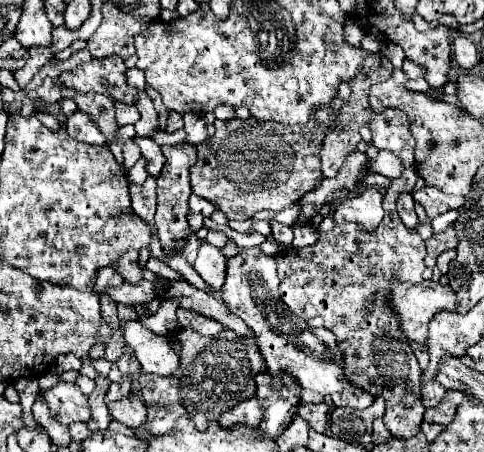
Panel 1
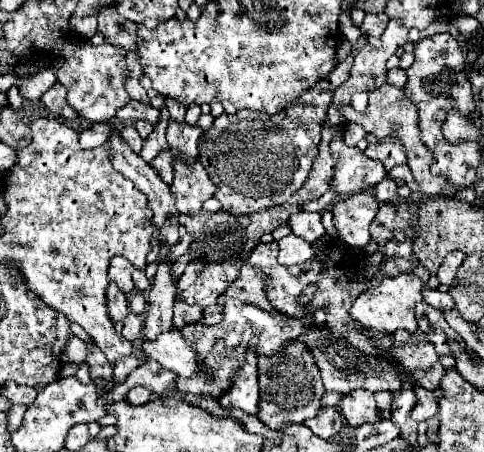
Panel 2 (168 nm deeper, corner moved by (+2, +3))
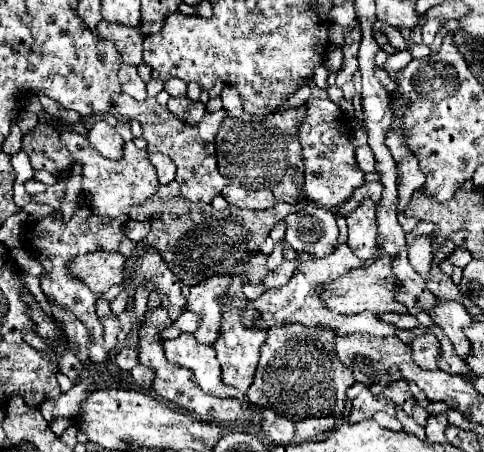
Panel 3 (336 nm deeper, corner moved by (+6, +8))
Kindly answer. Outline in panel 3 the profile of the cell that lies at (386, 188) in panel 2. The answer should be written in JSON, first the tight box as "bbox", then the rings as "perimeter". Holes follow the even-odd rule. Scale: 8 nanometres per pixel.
{"bbox":[340,182,382,214],"perimeter":[[[366,182],[364,186],[360,186],[356,192],[354,192],[354,196],[340,208],[340,214],[348,214],[348,210],[352,210],[354,208],[354,204],[358,202],[358,200],[362,200],[362,198],[370,198],[372,202],[380,202],[380,196],[382,196],[382,184],[380,182]]]}

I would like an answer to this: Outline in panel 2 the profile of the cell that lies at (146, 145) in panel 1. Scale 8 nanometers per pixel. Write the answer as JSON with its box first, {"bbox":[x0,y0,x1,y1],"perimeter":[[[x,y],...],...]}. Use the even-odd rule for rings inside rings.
{"bbox":[150,151,174,185],"perimeter":[[[162,151],[150,165],[158,171],[158,175],[162,177],[164,183],[172,185],[172,181],[174,181],[174,169],[172,169],[172,153],[170,151]]]}

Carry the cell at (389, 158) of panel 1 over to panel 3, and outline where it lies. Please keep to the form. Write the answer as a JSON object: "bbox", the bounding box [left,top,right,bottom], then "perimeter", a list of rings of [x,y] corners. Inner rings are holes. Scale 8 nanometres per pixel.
{"bbox":[298,80,364,208],"perimeter":[[[308,80],[312,96],[308,100],[308,112],[298,128],[298,138],[304,148],[304,194],[310,202],[320,204],[322,208],[334,208],[346,202],[356,188],[364,184],[364,172],[358,168],[354,144],[350,140],[350,130],[340,122],[346,118],[338,104],[334,104],[326,90],[316,88]]]}

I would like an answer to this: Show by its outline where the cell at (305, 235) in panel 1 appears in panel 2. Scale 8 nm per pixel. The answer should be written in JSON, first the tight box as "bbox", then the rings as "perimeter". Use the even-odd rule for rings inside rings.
{"bbox":[288,211,326,243],"perimeter":[[[306,211],[296,213],[296,215],[290,217],[288,225],[290,225],[294,235],[298,235],[298,237],[310,241],[310,243],[314,243],[314,241],[318,241],[320,237],[326,235],[326,229],[322,225],[322,215],[320,213],[306,213]]]}

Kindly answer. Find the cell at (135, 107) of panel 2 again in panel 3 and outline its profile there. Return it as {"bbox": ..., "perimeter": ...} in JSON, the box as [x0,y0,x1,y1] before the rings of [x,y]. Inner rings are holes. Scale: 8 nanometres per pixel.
{"bbox":[114,92,228,204],"perimeter":[[[120,92],[114,96],[114,112],[124,118],[134,118],[142,124],[142,138],[148,142],[148,152],[162,152],[172,158],[178,168],[176,182],[180,184],[180,196],[184,196],[186,200],[208,204],[228,184],[228,180],[224,180],[224,176],[220,176],[216,168],[214,154],[214,136],[218,132],[220,120],[226,118],[224,110],[206,114],[198,126],[188,128],[186,124],[180,124],[180,120],[176,120],[176,116],[172,116],[166,108],[158,106],[156,98],[146,98],[144,102],[138,102],[132,96]]]}

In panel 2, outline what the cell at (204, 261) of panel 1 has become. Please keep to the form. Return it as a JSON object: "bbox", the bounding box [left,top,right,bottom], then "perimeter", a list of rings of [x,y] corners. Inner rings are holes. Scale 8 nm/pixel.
{"bbox":[180,263,240,307],"perimeter":[[[208,263],[202,273],[198,275],[198,281],[189,289],[183,291],[180,296],[186,303],[194,303],[200,307],[216,305],[218,297],[228,291],[228,285],[240,277],[240,269],[232,263]]]}

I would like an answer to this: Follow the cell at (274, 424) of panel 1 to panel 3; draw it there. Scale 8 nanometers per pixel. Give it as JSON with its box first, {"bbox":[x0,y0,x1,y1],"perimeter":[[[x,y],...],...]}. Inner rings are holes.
{"bbox":[246,324,354,422],"perimeter":[[[286,324],[284,328],[268,330],[268,338],[260,348],[260,362],[254,376],[254,382],[246,394],[248,400],[256,406],[272,408],[280,416],[288,416],[288,420],[298,422],[310,416],[338,416],[344,410],[346,388],[354,384],[352,372],[340,364],[334,352],[334,334],[326,328],[304,328],[302,324]],[[270,380],[282,380],[280,392],[270,392]]]}

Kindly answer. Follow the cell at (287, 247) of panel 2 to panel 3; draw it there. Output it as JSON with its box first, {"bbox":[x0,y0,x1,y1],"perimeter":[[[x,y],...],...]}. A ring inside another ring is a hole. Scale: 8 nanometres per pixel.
{"bbox":[268,242,284,270],"perimeter":[[[276,242],[276,244],[274,244],[274,252],[268,256],[268,266],[270,266],[270,270],[276,270],[282,260],[284,260],[284,242]]]}

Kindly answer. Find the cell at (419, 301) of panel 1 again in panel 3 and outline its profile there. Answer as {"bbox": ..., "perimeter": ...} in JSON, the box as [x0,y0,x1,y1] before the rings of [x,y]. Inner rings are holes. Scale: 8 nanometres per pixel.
{"bbox":[320,254,408,314],"perimeter":[[[384,254],[372,266],[352,270],[348,274],[340,276],[336,282],[328,284],[328,288],[324,288],[320,298],[324,298],[328,308],[332,308],[338,314],[360,314],[364,310],[370,310],[374,314],[384,314],[384,312],[408,314],[408,308],[404,308],[400,302],[396,302],[394,288],[396,288],[396,274],[392,272],[392,258],[388,258]]]}

